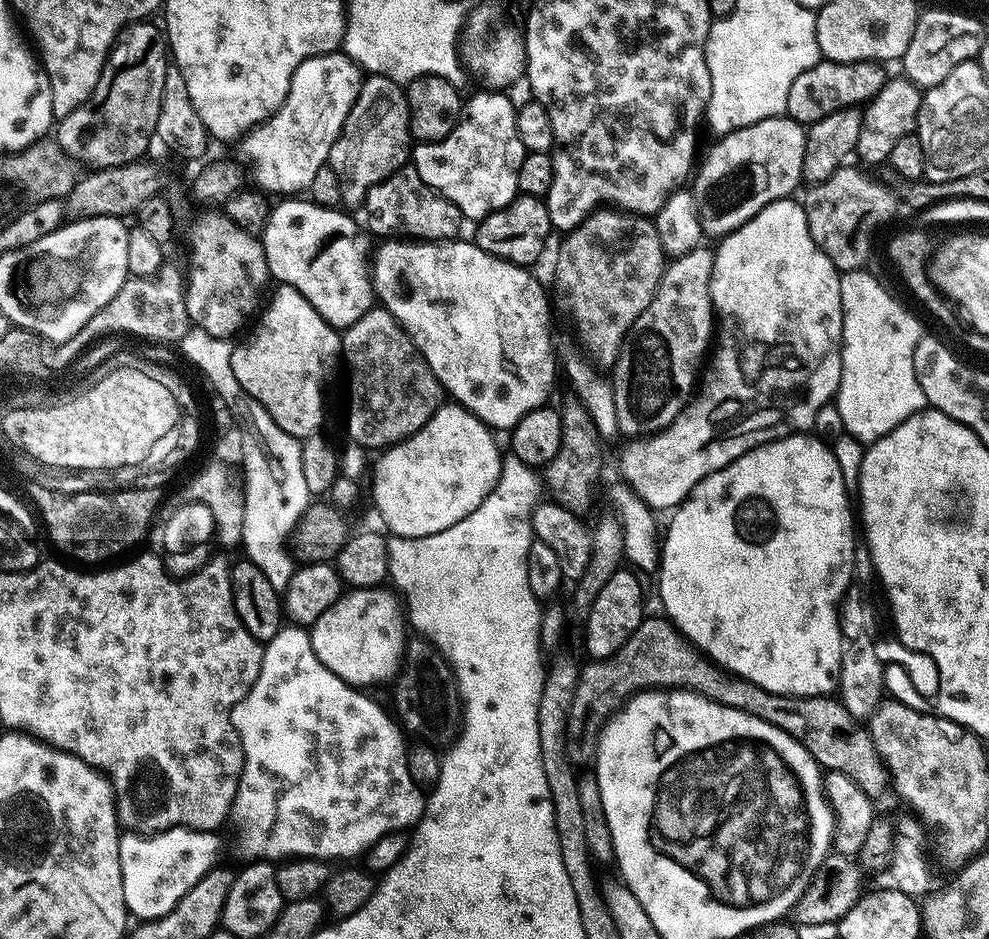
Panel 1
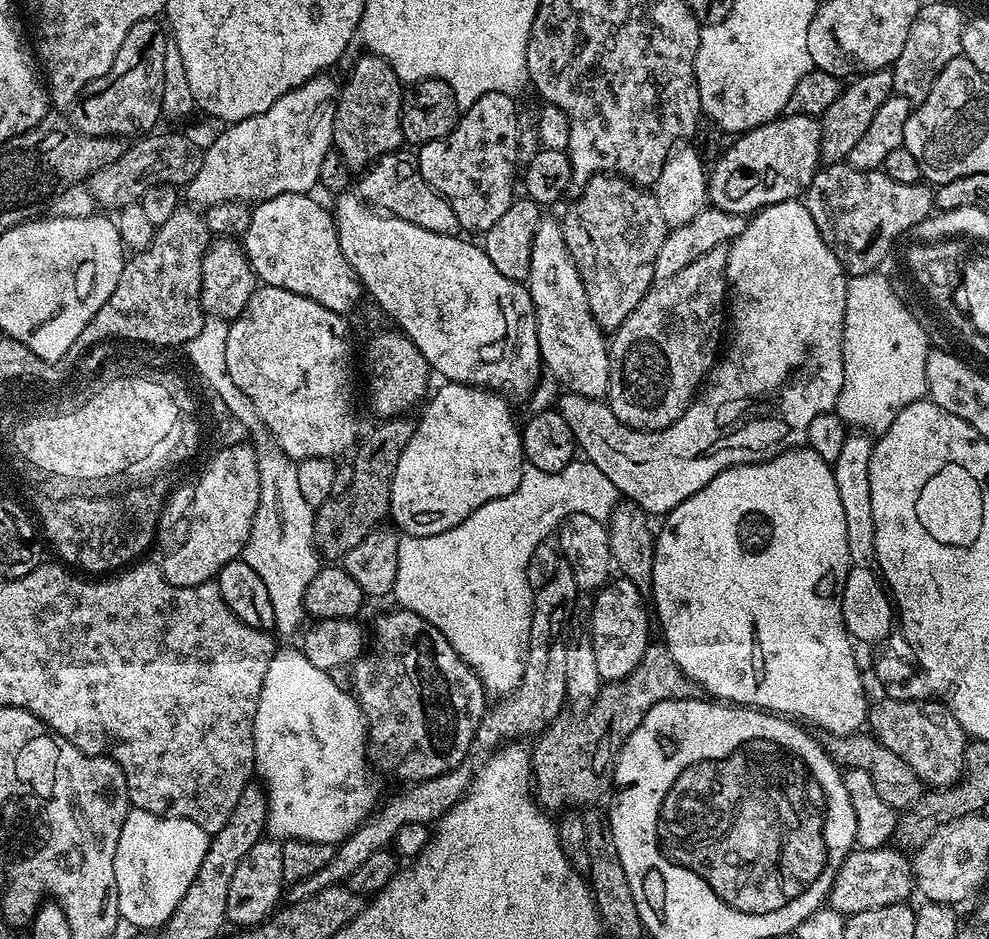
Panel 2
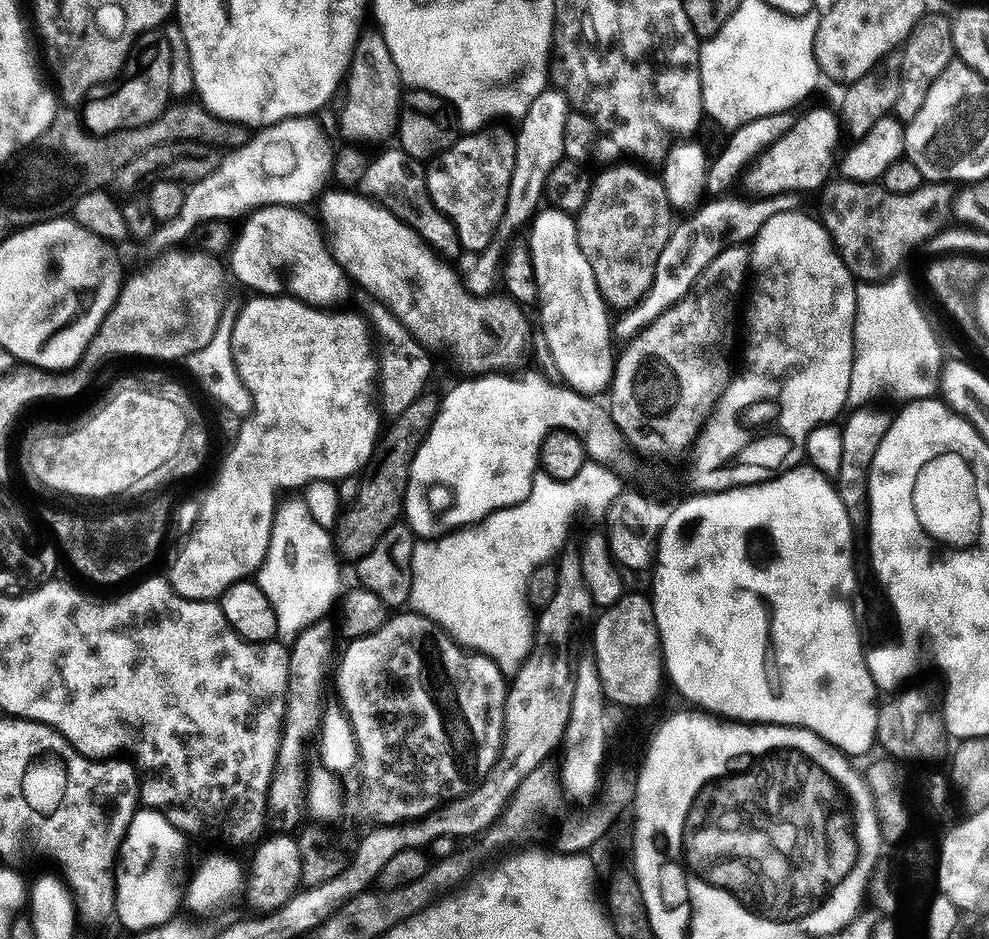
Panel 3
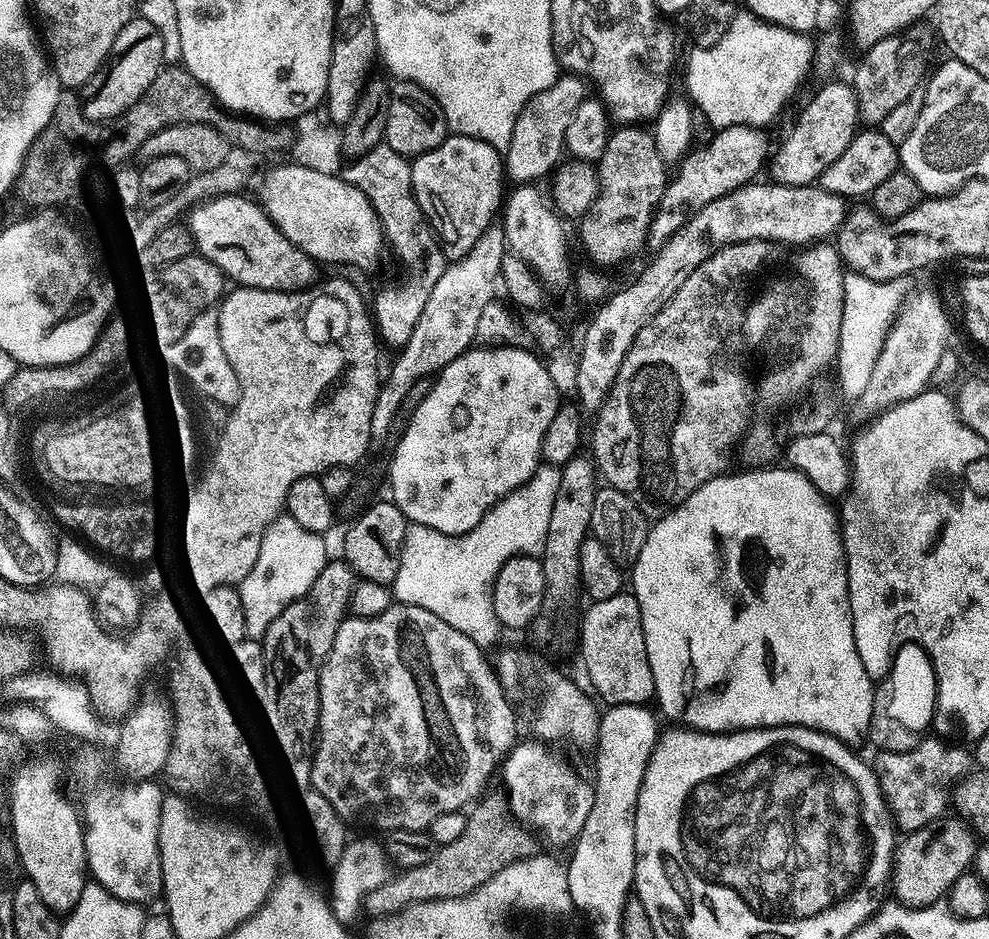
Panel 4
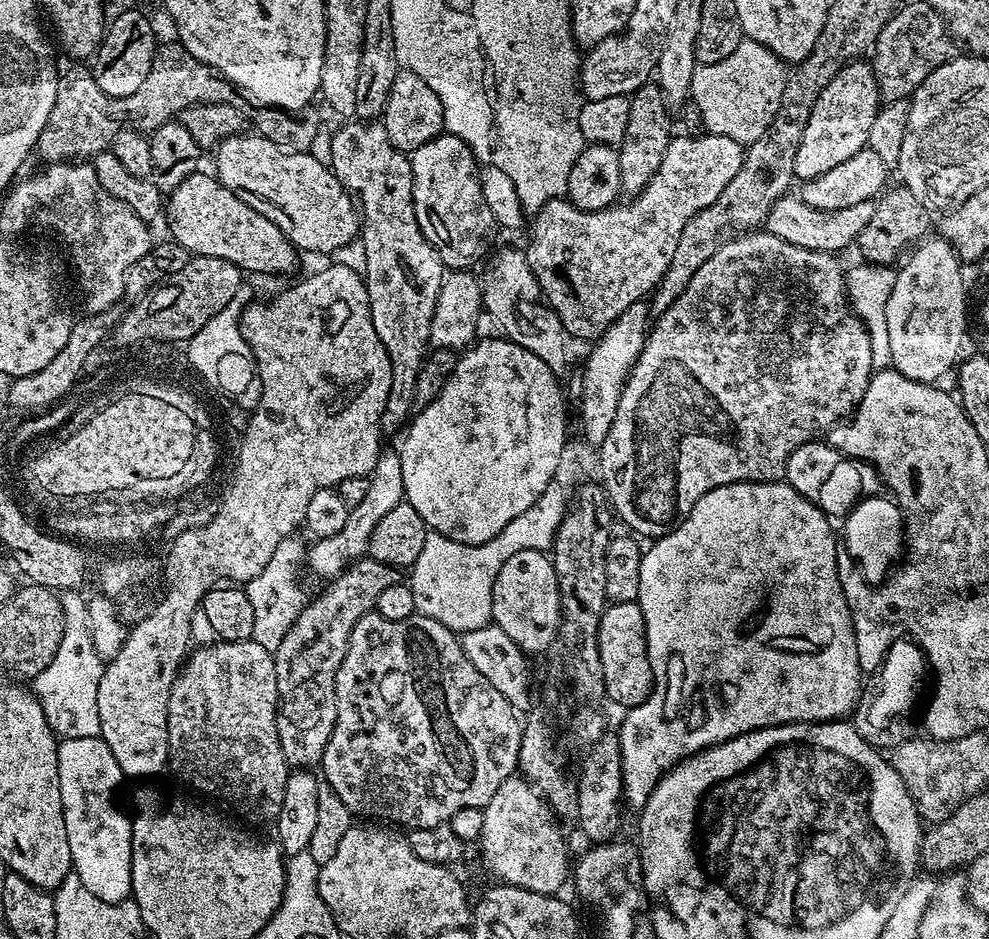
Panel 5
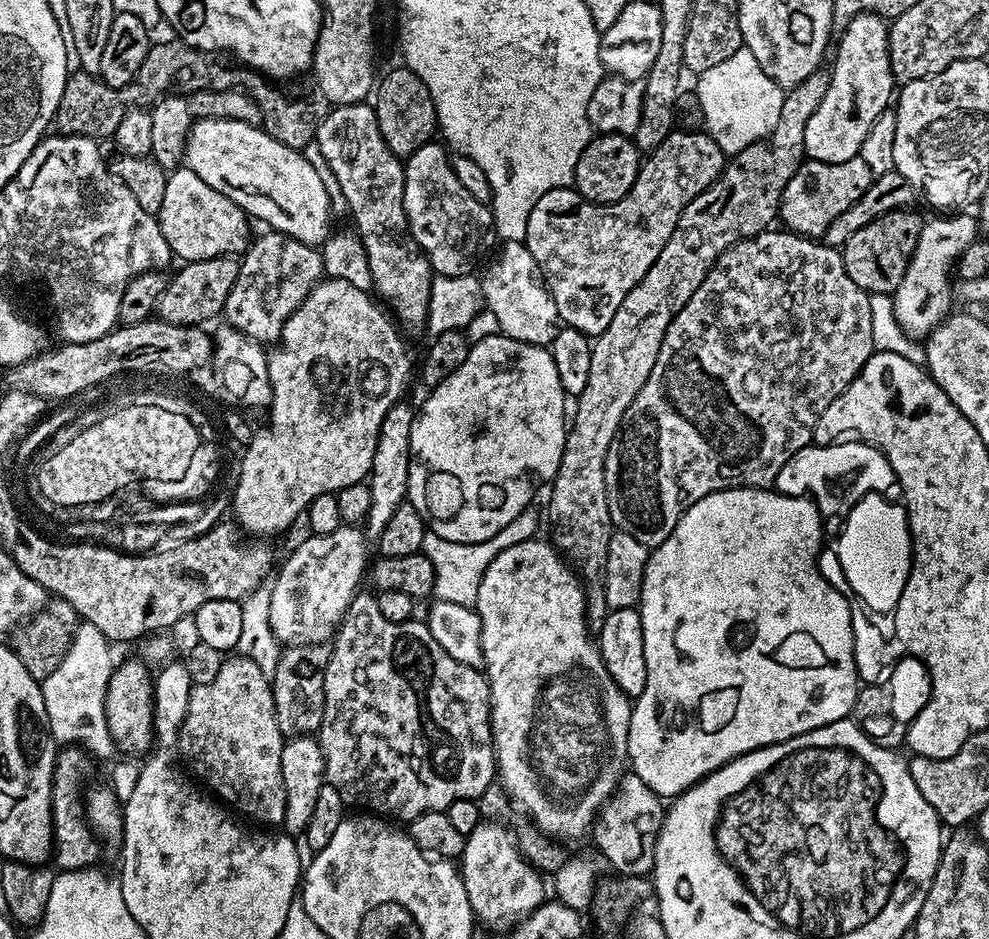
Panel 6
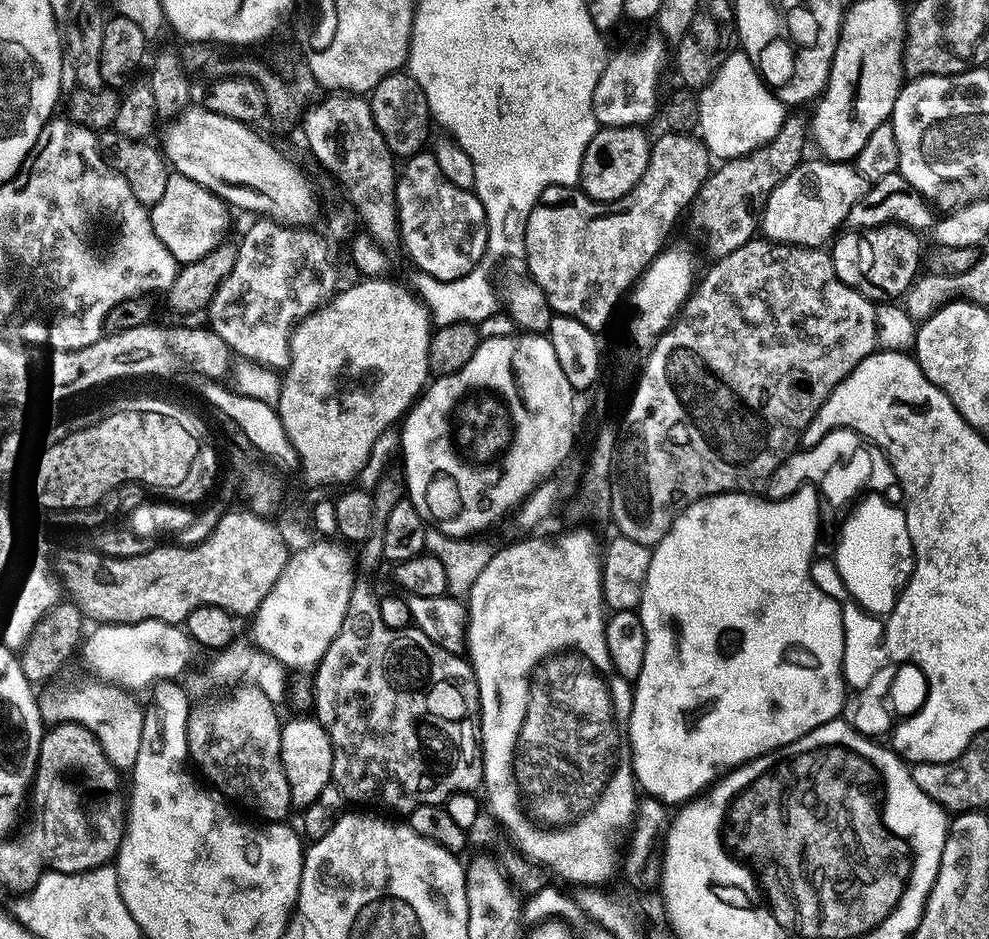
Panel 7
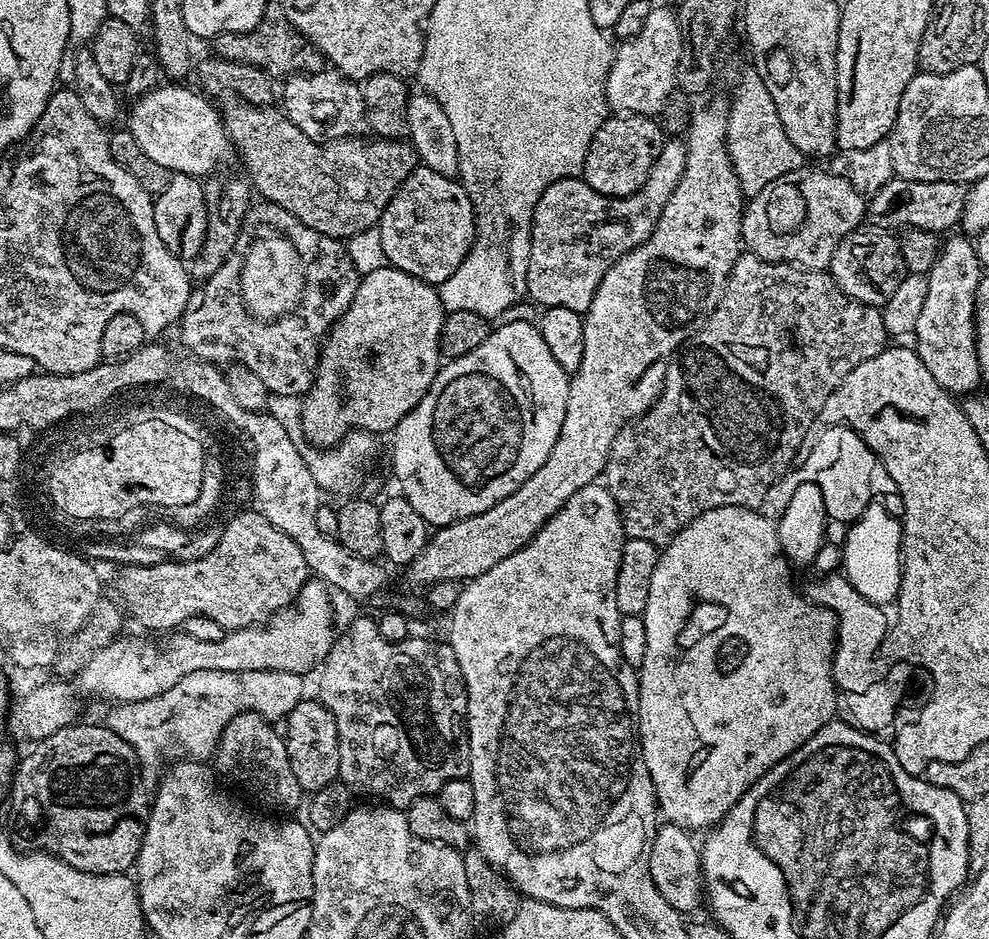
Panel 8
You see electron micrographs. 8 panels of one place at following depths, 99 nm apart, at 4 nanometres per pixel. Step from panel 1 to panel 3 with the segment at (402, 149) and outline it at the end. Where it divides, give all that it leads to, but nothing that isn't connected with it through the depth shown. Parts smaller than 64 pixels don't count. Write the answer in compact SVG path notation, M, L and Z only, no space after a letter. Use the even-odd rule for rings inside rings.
M372 30L369 36L361 35L352 51L352 60L348 63L348 75L342 88L344 109L340 112L340 132L345 141L384 140L396 130L400 117L402 99L402 81L390 50L381 39L379 31Z

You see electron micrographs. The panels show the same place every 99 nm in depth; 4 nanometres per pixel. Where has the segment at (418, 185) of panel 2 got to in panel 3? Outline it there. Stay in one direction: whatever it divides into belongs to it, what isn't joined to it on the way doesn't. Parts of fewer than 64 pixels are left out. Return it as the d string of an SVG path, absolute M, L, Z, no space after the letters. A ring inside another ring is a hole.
M392 146L392 148L386 149L385 152L380 152L377 156L373 155L369 159L366 174L362 174L358 188L363 195L371 198L383 208L387 208L388 211L393 212L403 224L407 224L420 236L420 239L424 241L428 248L435 250L441 257L452 258L448 256L461 255L462 249L456 237L454 226L438 211L430 198L425 169L412 157L407 156L398 146Z

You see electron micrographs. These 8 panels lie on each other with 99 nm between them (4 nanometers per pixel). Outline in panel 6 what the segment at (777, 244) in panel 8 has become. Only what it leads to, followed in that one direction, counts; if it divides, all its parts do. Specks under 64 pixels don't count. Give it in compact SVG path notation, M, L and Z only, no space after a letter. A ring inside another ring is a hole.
M860 155L850 158L846 162L818 162L805 159L800 169L786 182L786 190L780 199L780 211L778 220L787 231L794 232L798 236L809 238L823 237L824 232L830 226L842 210L850 210L862 194L873 182L872 171L866 162L862 162Z

